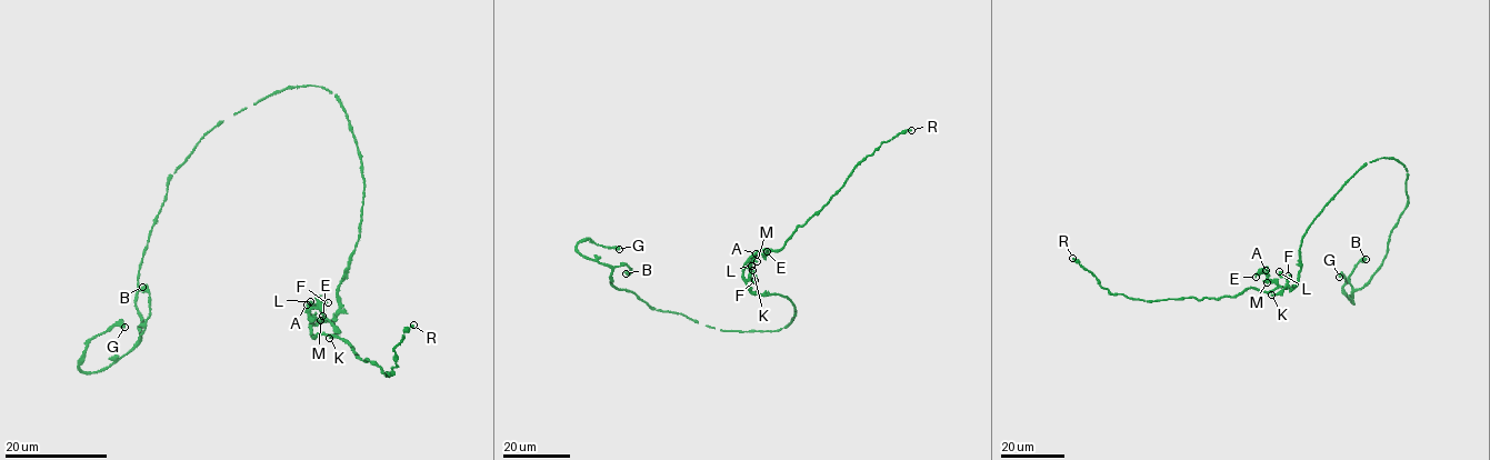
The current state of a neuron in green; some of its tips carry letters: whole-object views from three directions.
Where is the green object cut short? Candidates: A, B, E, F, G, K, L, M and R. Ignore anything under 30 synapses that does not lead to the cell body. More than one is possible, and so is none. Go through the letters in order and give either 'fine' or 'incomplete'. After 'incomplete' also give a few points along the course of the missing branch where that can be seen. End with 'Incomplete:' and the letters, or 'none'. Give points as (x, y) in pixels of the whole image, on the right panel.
A: fine
B: fine
E: fine
F: fine
G: fine
K: fine
L: fine
M: fine
R: fine
Incomplete: none

